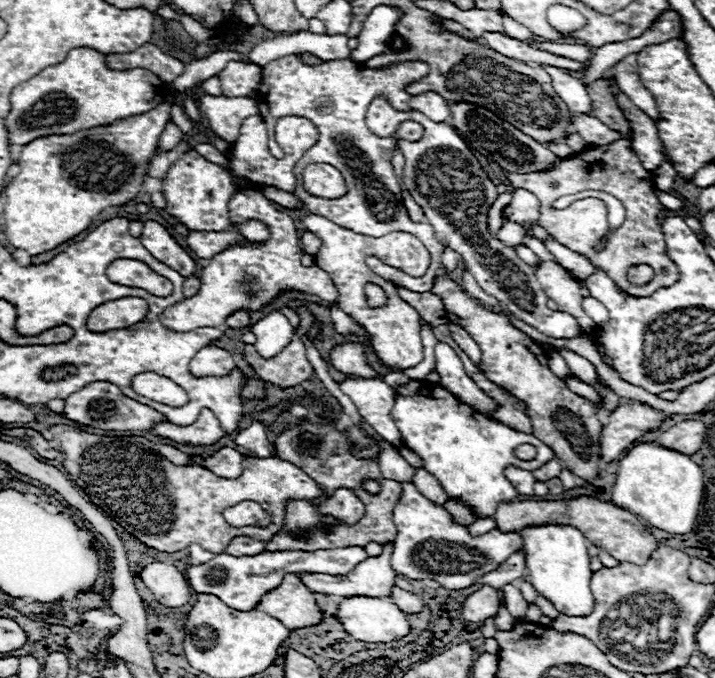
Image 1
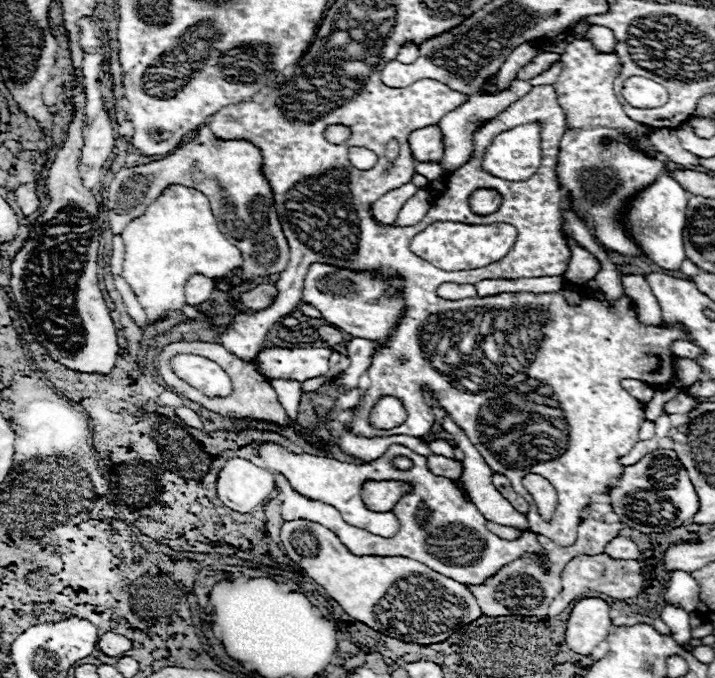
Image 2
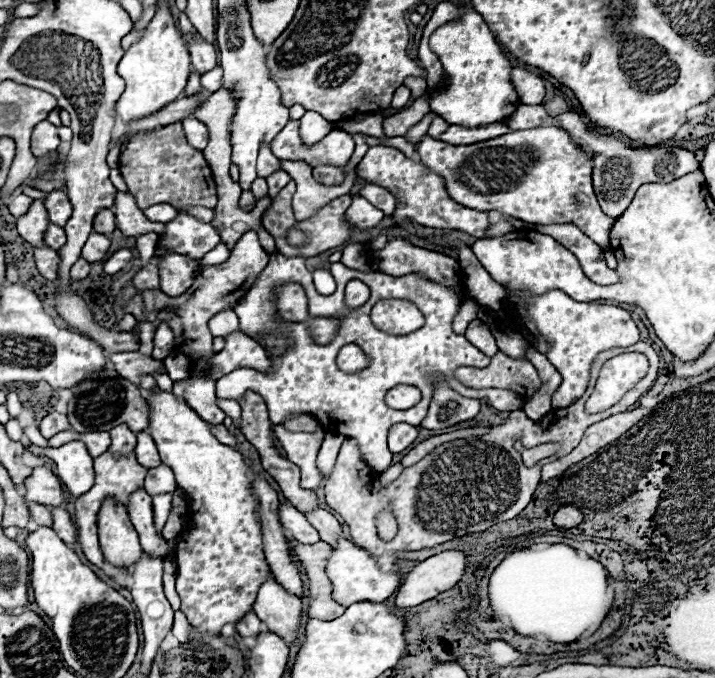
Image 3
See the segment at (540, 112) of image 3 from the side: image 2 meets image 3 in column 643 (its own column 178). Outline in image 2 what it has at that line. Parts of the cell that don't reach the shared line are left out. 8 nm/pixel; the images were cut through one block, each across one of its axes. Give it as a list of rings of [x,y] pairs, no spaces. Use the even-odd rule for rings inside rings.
[[[200,126],[196,138],[176,148],[170,156],[136,168],[122,168],[114,176],[106,198],[110,230],[120,234],[130,220],[142,216],[164,188],[172,184],[196,188],[208,198],[220,232],[242,252],[242,268],[248,268],[248,274],[278,274],[288,266],[290,248],[272,202],[272,190],[264,180],[260,160],[260,150],[254,144],[218,140],[208,126]]]

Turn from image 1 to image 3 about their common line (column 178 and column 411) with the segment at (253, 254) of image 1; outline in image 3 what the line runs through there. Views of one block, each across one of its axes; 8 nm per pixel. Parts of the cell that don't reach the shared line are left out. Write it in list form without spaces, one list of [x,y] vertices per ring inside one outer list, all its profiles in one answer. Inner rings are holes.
[[[388,298],[374,304],[372,322],[384,332],[408,334],[424,326],[424,314],[410,300]]]

